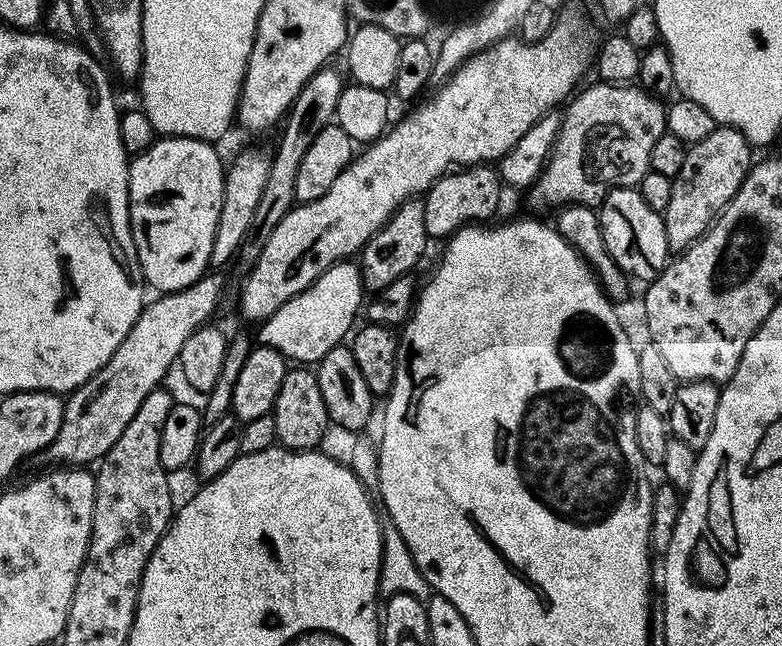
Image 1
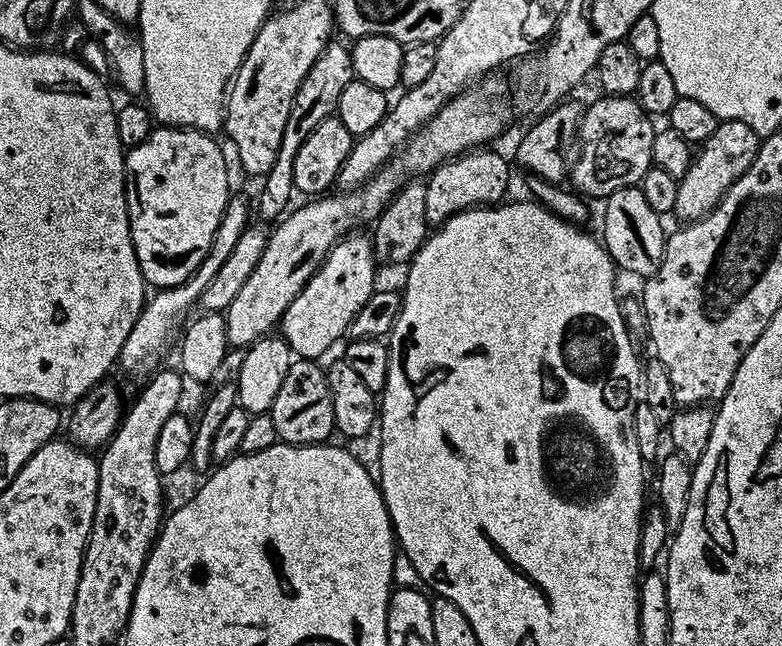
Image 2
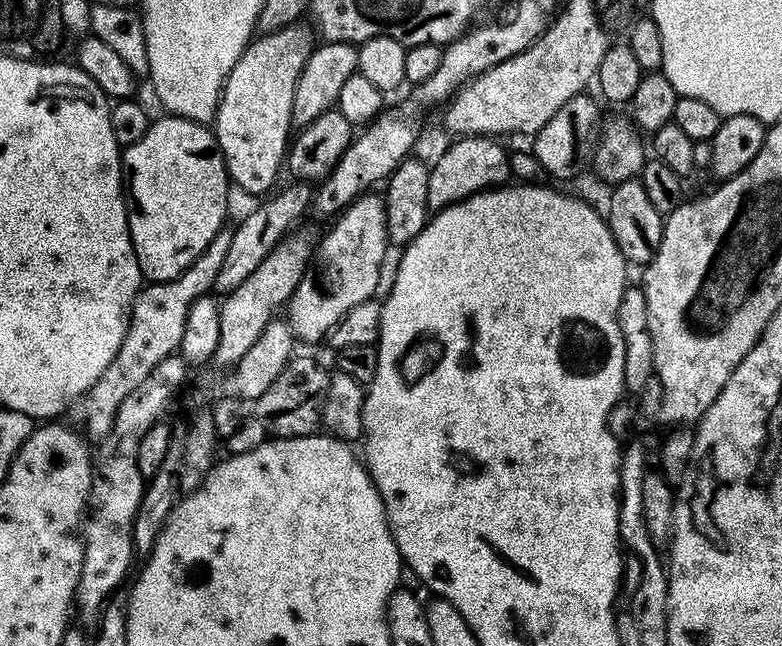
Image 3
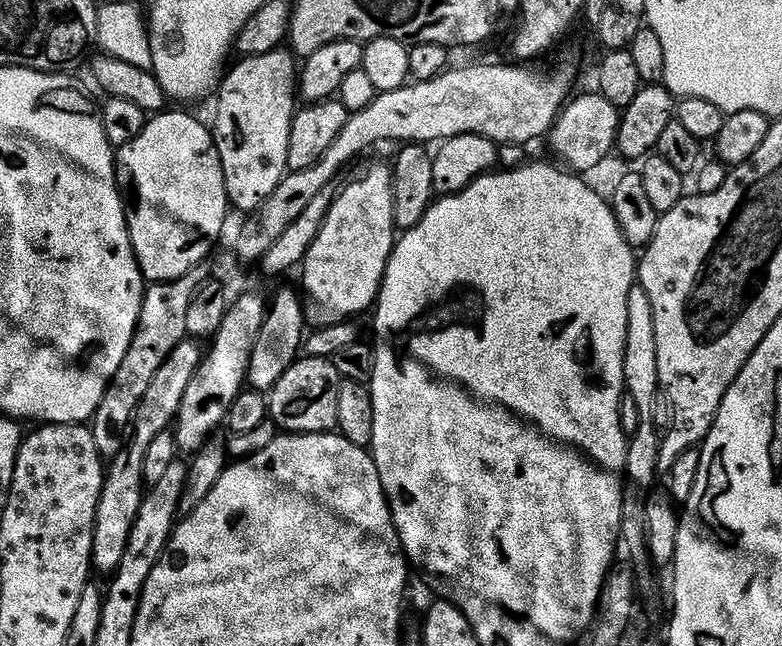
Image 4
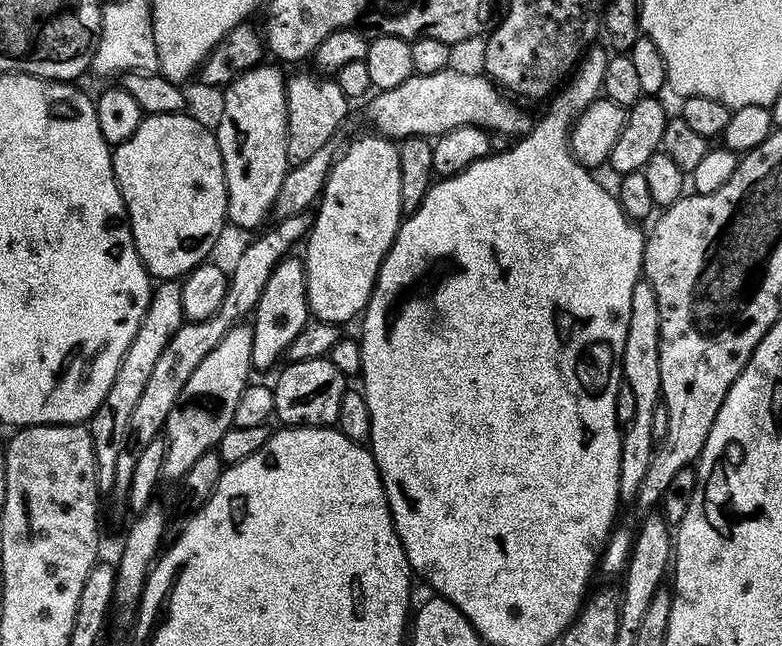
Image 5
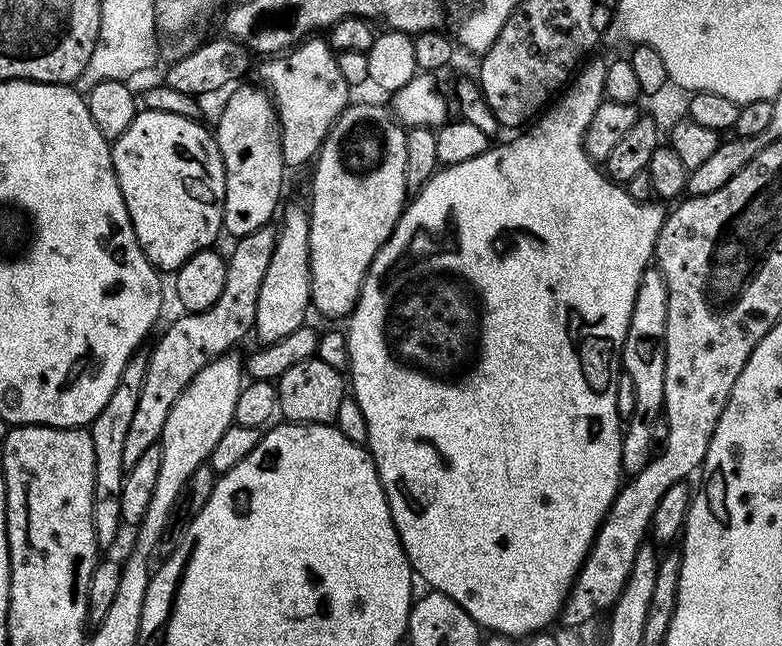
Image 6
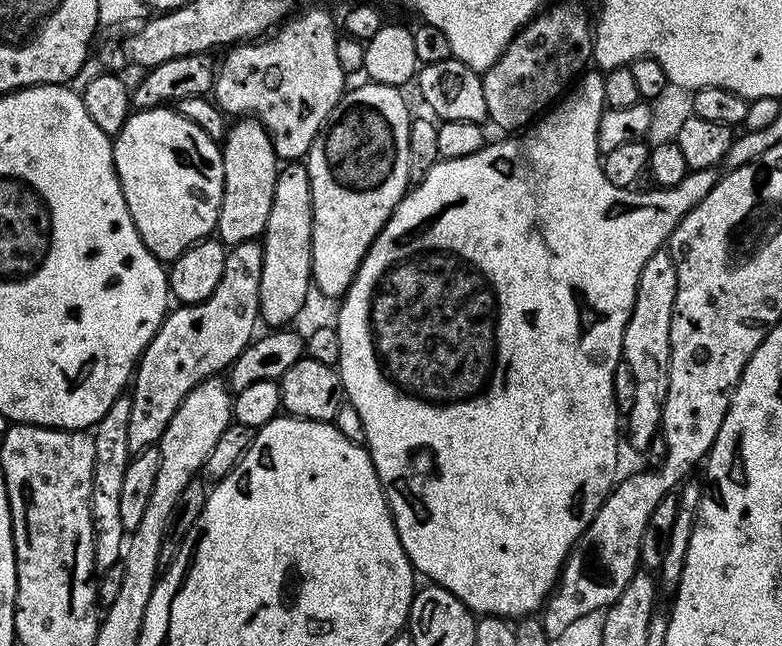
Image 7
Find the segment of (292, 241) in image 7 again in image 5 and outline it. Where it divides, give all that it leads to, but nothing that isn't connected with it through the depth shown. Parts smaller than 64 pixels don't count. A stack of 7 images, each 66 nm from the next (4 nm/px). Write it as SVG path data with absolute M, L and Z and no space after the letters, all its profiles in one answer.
M289 254L274 266L274 274L270 274L266 286L262 286L262 298L258 298L256 303L254 319L251 321L253 369L275 369L287 353L290 342L298 338L302 326L306 326L309 319L304 261L299 255Z

